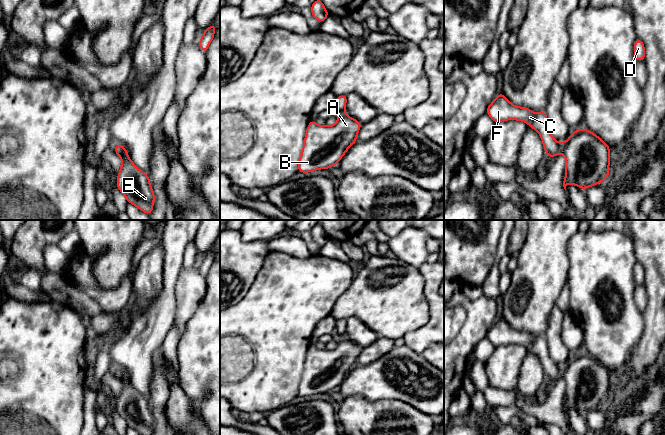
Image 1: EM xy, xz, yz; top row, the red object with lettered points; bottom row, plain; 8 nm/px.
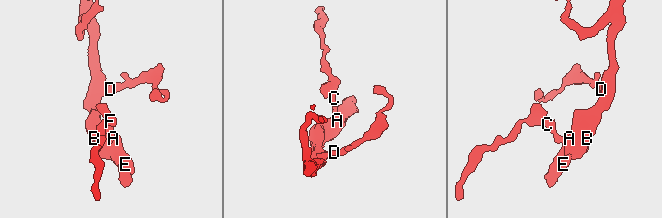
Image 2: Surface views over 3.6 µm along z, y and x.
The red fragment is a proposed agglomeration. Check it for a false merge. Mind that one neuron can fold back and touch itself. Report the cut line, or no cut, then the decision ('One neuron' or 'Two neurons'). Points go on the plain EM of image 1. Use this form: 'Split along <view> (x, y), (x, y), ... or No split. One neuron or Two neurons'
No split. One neuron

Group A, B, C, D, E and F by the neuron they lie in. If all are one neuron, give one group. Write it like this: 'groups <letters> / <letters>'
groups A B C D E F

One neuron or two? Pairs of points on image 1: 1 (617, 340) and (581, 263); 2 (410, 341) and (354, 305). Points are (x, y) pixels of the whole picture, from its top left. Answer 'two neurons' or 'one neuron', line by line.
1: one neuron
2: two neurons

